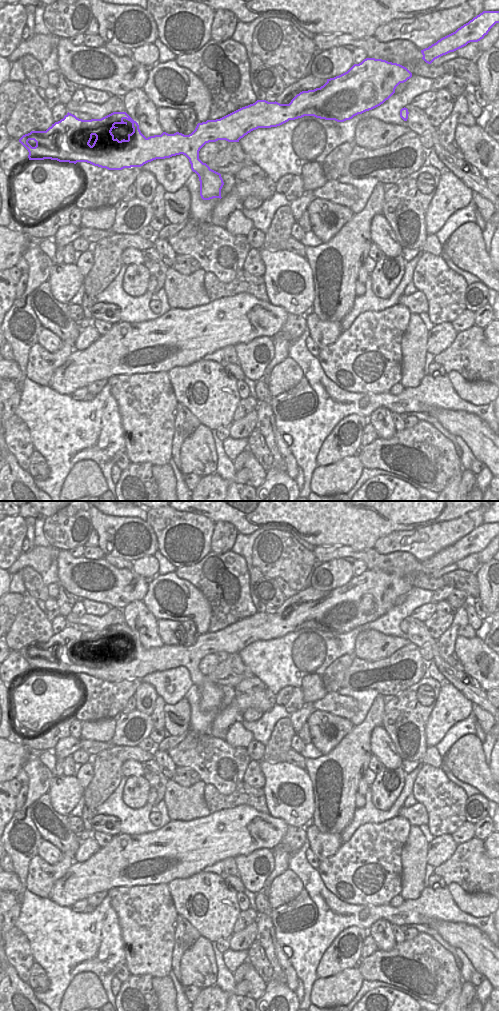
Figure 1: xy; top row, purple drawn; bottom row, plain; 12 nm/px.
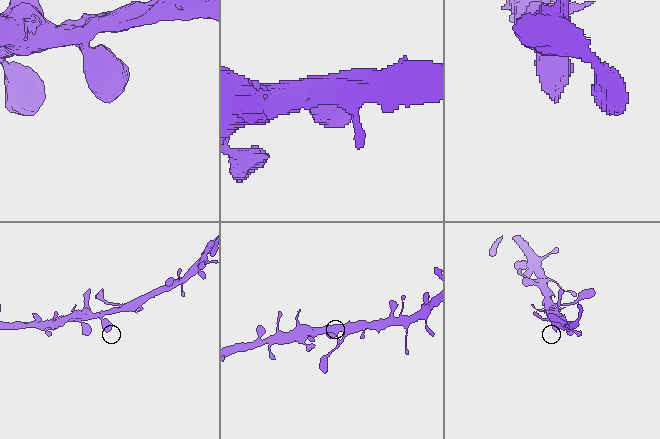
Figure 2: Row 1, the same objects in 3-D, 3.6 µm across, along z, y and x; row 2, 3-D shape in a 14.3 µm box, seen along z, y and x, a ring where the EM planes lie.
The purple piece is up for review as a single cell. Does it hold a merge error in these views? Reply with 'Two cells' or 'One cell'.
One cell.

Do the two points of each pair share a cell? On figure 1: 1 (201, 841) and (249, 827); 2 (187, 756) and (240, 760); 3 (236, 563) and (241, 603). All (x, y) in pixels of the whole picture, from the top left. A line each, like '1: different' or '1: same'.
1: same
2: same
3: same

